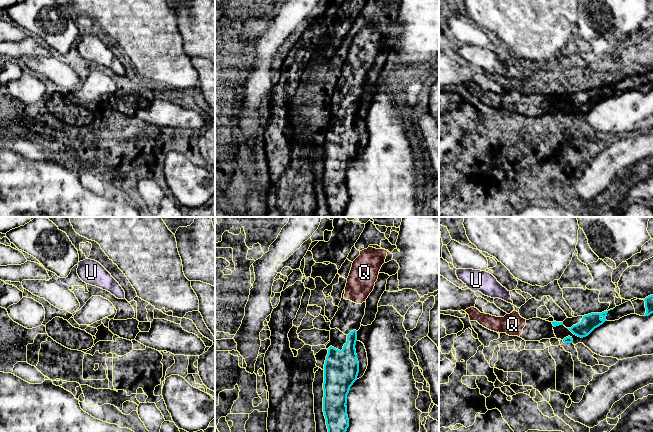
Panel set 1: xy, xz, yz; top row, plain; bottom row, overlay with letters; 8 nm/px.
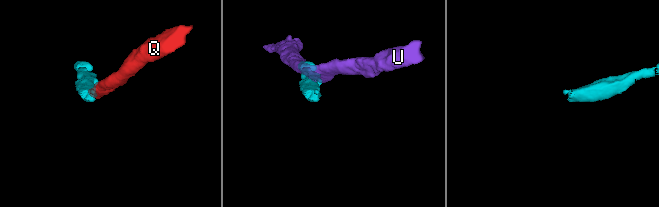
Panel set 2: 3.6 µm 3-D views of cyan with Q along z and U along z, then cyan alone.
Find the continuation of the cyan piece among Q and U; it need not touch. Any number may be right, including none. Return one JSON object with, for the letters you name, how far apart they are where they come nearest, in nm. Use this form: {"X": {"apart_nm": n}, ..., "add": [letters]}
{"Q": {"apart_nm": 220}, "add": ["Q"]}

